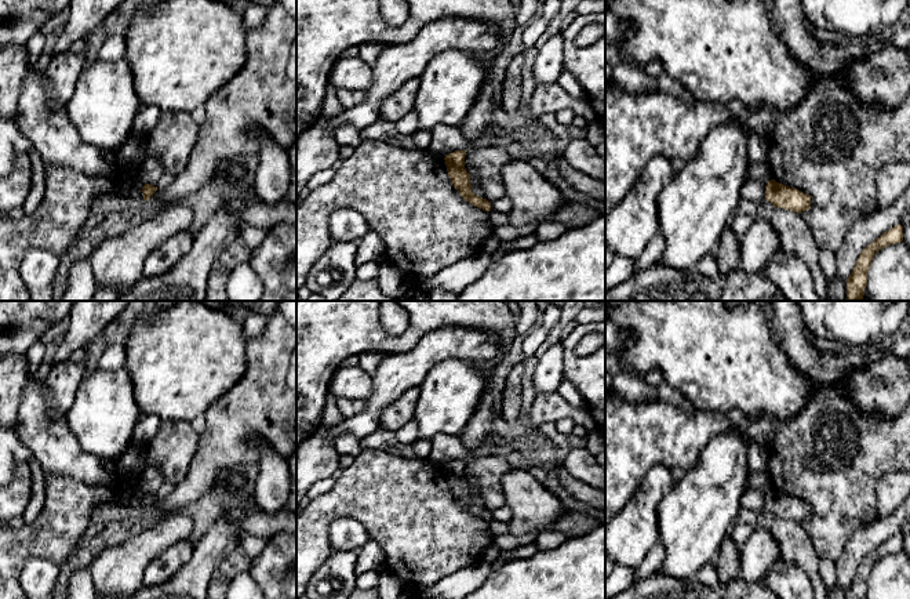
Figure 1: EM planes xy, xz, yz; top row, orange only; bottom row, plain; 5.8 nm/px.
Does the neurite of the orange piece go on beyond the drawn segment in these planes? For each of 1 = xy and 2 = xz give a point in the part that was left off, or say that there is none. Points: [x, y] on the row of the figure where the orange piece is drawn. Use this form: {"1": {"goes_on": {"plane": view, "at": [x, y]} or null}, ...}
{"1": {"goes_on": null}, "2": {"goes_on": null}}

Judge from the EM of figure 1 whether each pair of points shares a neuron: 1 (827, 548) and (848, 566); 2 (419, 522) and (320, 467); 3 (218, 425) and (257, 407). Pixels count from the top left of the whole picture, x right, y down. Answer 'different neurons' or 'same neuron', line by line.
1: different neurons
2: different neurons
3: same neuron

